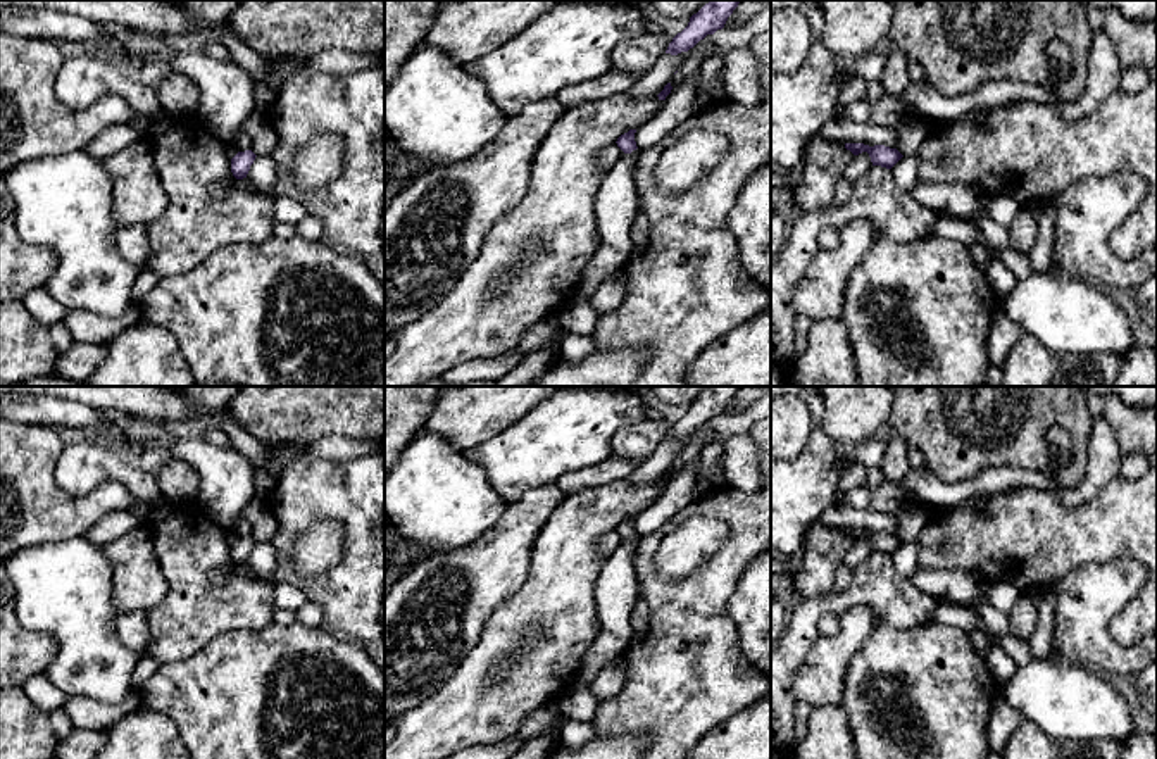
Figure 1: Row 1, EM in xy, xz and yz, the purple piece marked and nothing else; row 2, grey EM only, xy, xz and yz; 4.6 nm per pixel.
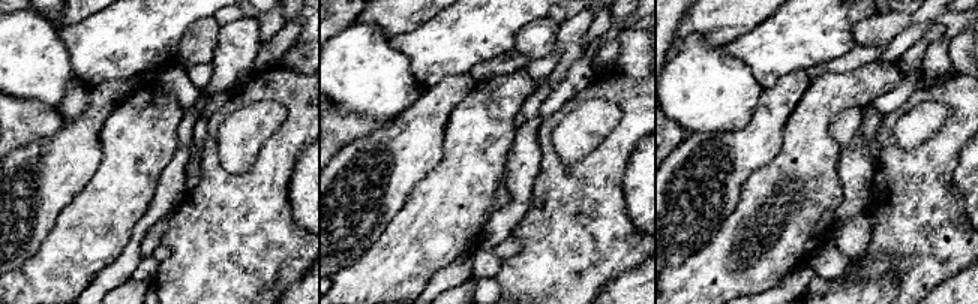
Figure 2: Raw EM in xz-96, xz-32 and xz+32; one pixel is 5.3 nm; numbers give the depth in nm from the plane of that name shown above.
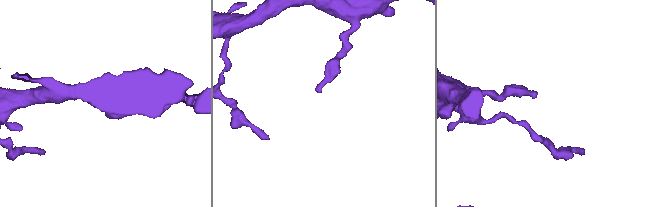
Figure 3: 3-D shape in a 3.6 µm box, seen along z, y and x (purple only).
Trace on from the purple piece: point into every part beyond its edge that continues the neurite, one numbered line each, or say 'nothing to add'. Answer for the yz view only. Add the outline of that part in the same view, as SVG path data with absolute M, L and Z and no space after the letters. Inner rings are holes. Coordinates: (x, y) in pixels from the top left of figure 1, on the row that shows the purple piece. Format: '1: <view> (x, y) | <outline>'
nothing to add

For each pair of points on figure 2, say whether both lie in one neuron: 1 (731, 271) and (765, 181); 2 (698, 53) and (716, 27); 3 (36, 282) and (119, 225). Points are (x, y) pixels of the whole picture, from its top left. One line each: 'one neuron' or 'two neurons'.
1: one neuron
2: two neurons
3: one neuron

